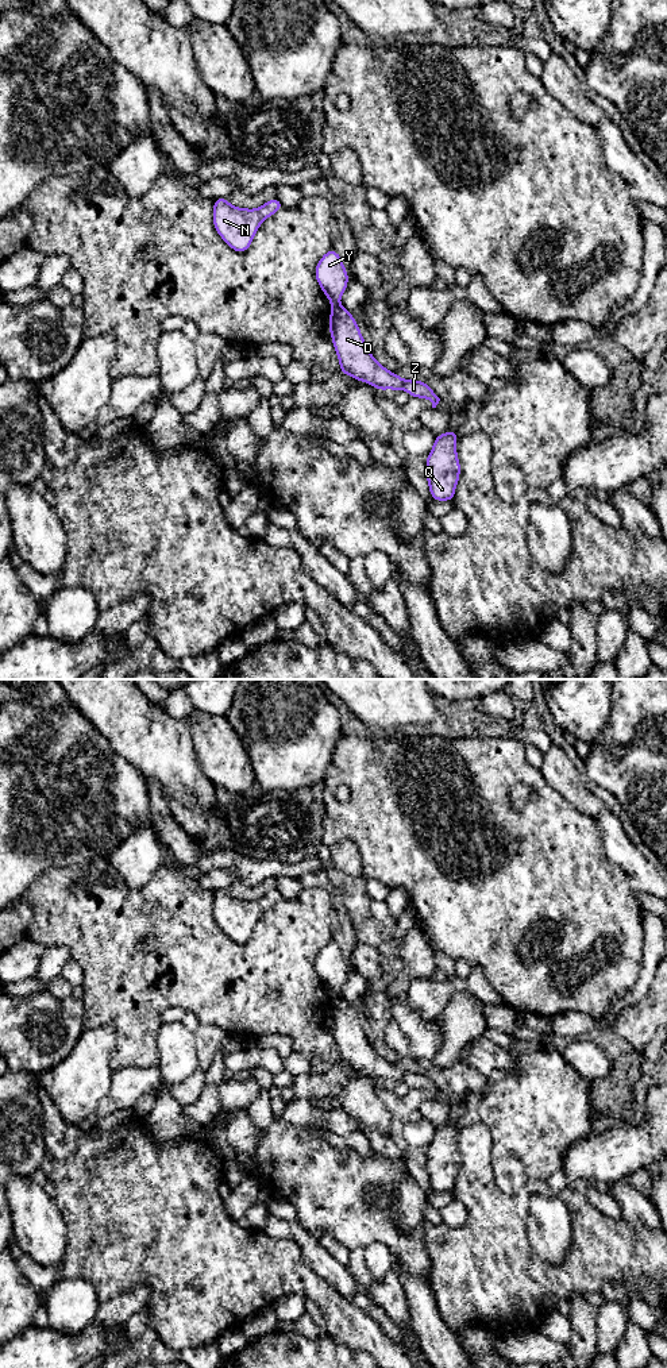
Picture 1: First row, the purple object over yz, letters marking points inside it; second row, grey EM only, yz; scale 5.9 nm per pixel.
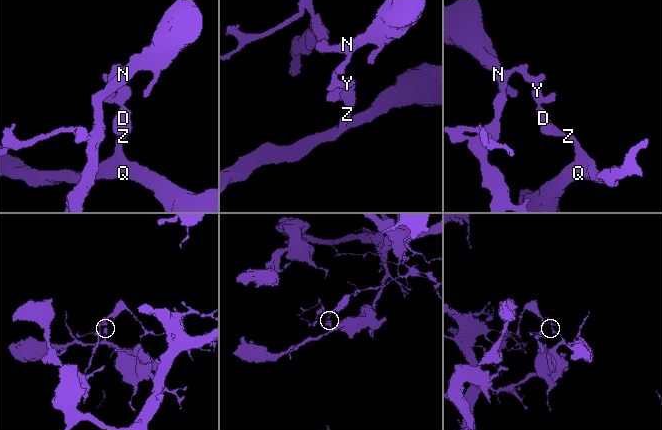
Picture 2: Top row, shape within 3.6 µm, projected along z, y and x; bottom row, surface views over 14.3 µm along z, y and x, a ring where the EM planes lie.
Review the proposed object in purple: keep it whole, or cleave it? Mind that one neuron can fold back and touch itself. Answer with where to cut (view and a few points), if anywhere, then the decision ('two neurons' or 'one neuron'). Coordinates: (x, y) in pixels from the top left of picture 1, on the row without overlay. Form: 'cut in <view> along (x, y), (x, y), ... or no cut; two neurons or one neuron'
cut in yz along (332, 993), (338, 994); two neurons

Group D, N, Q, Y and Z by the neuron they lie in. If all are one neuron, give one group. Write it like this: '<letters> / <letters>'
D Q Z / N Y

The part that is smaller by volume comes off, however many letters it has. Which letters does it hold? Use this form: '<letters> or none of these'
N, Y

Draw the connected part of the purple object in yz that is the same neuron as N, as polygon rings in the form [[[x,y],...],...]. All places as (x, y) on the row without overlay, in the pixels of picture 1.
[[[220,889],[213,893],[213,917],[221,930],[242,945],[250,940],[262,913],[281,899],[282,894],[275,889],[255,901],[234,898],[227,890]]]

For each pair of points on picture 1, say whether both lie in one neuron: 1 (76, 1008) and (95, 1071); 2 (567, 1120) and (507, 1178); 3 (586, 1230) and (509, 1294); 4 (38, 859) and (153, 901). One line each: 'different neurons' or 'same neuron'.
1: different neurons
2: same neuron
3: same neuron
4: different neurons

